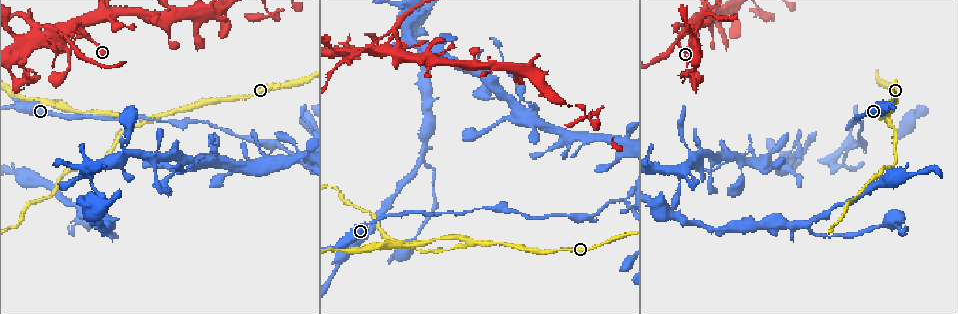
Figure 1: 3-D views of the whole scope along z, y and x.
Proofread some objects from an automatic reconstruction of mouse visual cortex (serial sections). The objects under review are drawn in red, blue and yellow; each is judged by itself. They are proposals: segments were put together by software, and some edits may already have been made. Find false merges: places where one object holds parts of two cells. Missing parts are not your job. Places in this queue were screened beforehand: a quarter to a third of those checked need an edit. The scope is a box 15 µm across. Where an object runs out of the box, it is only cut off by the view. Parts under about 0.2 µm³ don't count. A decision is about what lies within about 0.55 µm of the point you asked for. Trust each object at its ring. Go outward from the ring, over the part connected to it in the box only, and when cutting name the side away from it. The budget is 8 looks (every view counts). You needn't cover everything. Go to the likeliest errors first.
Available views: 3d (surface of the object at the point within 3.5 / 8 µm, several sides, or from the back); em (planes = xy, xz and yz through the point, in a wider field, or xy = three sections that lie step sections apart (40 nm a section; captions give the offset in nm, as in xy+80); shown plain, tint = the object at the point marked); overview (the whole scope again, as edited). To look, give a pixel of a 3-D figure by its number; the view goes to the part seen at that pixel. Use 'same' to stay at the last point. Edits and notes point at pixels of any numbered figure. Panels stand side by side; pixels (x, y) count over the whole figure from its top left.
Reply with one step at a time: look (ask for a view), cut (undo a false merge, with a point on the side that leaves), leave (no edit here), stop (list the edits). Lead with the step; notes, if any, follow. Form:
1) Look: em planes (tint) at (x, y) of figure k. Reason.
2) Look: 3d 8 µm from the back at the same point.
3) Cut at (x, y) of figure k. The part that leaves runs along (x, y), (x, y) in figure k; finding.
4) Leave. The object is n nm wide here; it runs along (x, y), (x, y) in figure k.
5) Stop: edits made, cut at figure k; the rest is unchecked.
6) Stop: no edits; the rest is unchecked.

Look: 3d 8 µm at (380, 47) of figure 1.

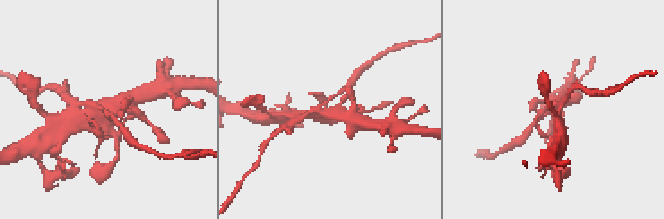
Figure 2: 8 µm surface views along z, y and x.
Look: 3d 3.5 µm at (335, 113) of figure 2.

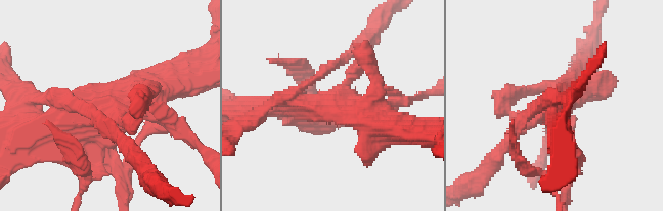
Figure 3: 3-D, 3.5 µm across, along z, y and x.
Cut at (494, 161) of figure 3. The part that leaves runs along (508, 139), (490, 166), (472, 185) in figure 3; two cells meet here.

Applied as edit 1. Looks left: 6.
Look: overview. Redraw.

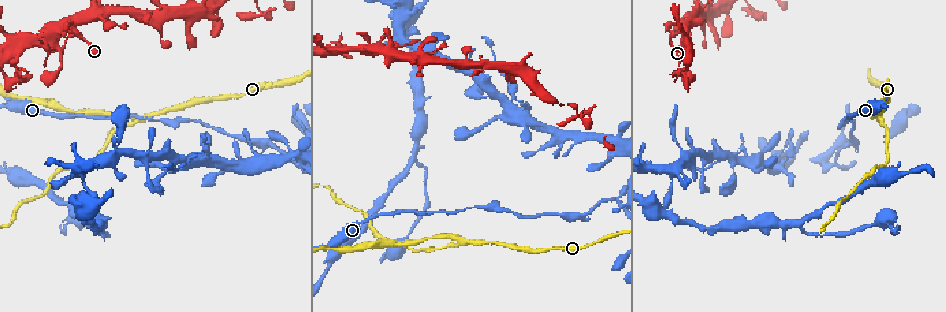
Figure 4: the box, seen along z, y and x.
Look: 3d 8 µm at (461, 241) of figure 4. Two arms in line, one across.

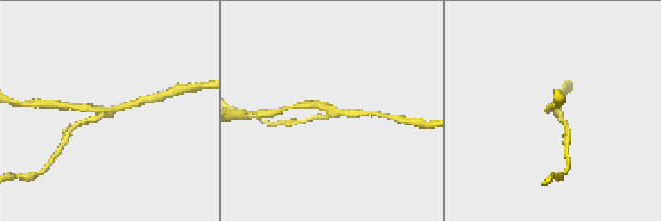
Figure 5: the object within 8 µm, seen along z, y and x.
Look: em xy step 5 (tint) at (556, 113) of figure 5. 3 arms meet here; the arms are 200, 200, 200 nm wide; now the EM.

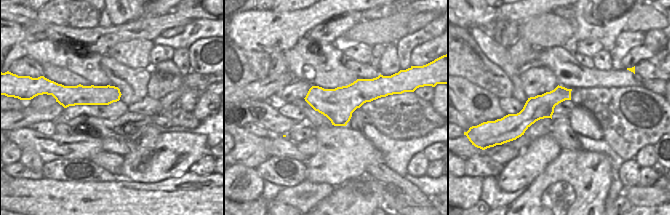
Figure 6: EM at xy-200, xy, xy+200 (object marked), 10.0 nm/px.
Leave. All the same cell.

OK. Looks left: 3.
Look: 3d 3.5 µm at (833, 163) of figure 4. Sharp bend.

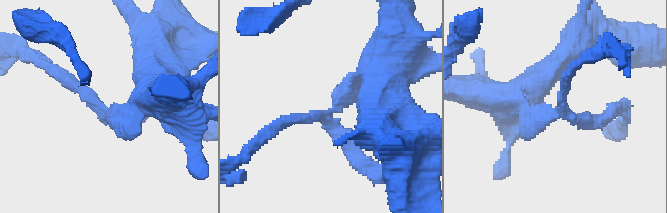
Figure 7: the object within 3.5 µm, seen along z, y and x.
Look: em planes (tint) at (559, 107) of figure 7. 3 arms meet here; the arms are 150, 200, 200 nm wide; shape alone is not enough.

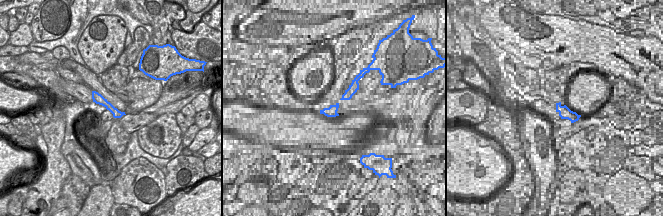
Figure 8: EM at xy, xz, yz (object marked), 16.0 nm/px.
Cut at (527, 102) of figure 7. The object is 160 nm wide here; the part that leaves runs along (555, 113), (525, 117), (509, 98), (538, 80) in figure 7; two cells meet here.

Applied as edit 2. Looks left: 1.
Stop: edits made, cut at figure 3, cut at figure 7; the rest is unchecked.

